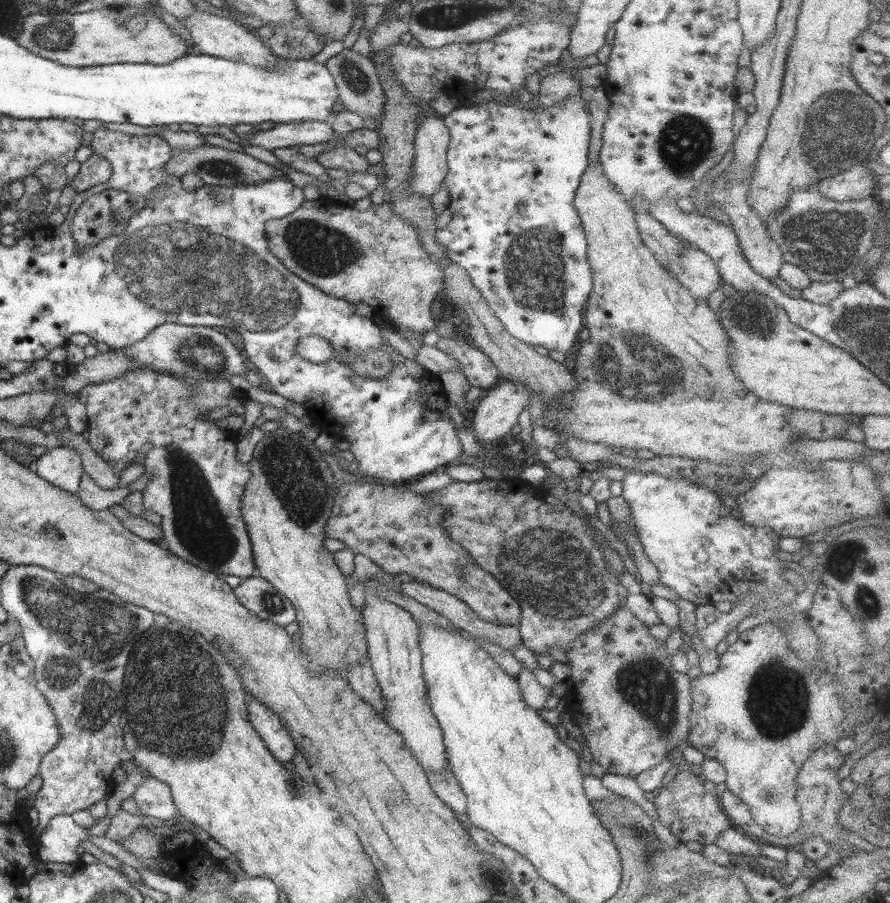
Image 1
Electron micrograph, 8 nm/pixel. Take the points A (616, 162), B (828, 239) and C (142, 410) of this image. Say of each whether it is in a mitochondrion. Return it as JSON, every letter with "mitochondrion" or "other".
{"A":"other","B":"mitochondrion","C":"other"}

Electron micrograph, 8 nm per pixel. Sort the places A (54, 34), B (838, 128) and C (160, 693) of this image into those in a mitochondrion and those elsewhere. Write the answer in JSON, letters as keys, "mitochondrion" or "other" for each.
{"A":"mitochondrion","B":"mitochondrion","C":"mitochondrion"}

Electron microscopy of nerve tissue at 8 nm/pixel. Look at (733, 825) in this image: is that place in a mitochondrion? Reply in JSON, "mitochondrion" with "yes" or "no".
{"mitochondrion":"no"}

